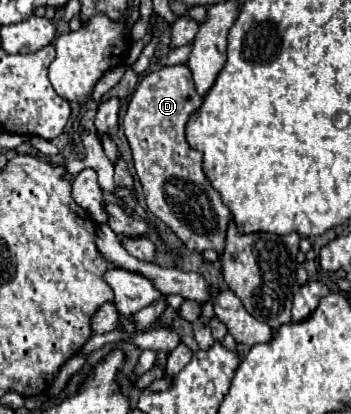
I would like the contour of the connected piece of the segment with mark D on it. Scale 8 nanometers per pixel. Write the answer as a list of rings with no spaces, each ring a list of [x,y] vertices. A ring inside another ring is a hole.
[[[186,64],[164,66],[140,80],[122,126],[132,148],[136,174],[142,182],[150,212],[160,218],[190,250],[204,252],[210,248],[222,254],[230,210],[222,204],[220,194],[208,184],[200,152],[188,148],[188,142],[184,140],[184,124],[188,122],[188,116],[196,112],[200,100],[192,72]]]

